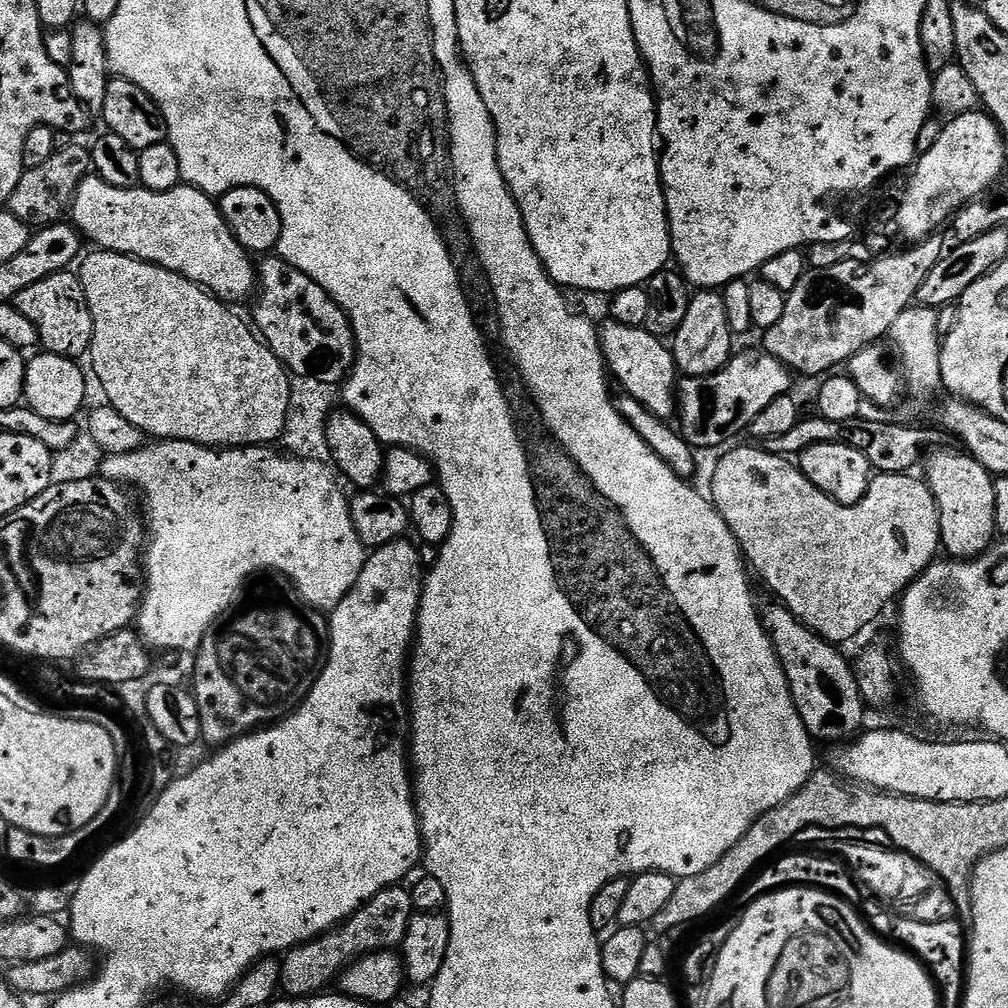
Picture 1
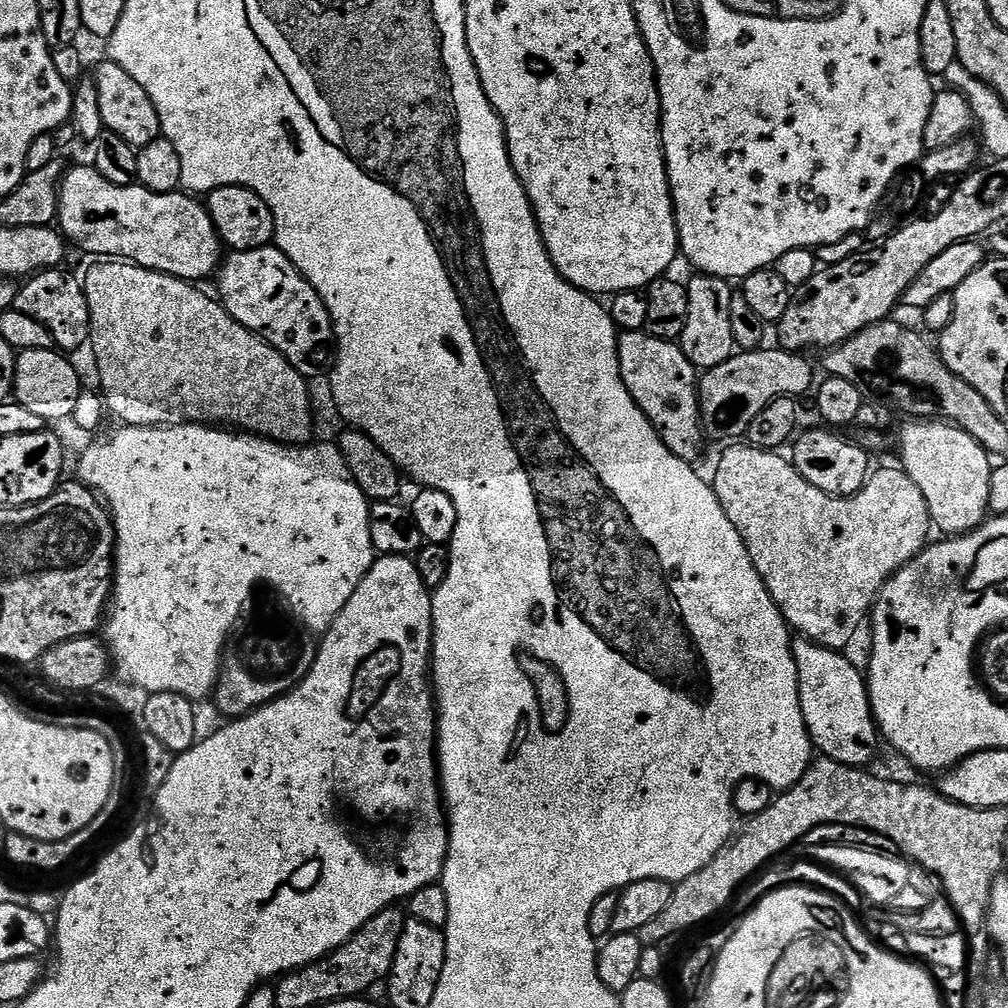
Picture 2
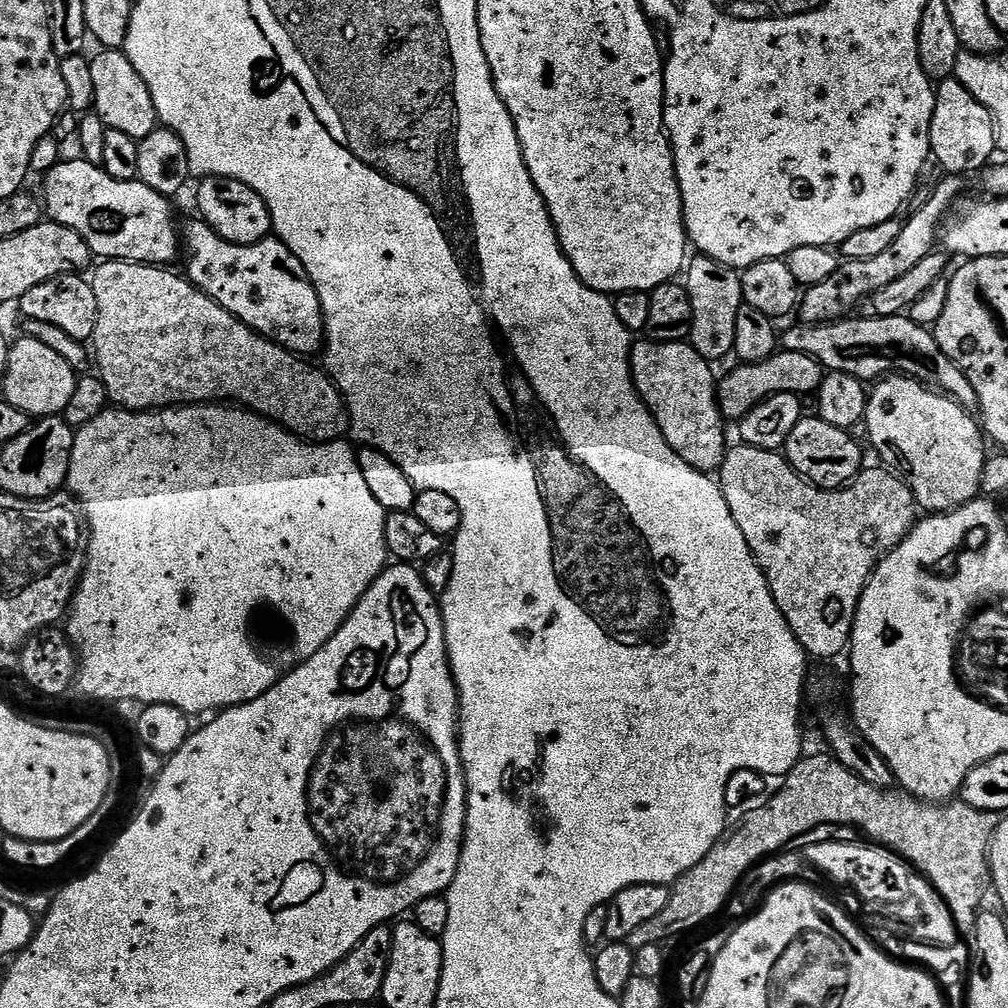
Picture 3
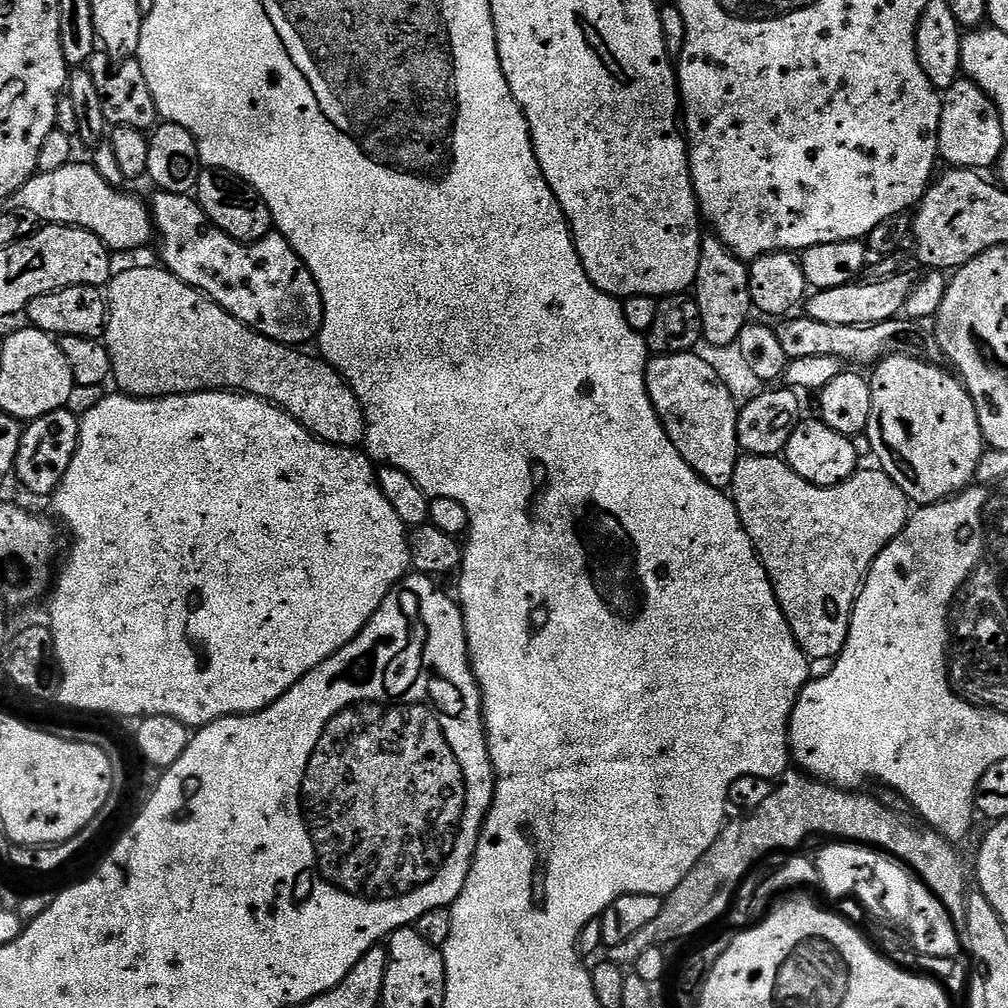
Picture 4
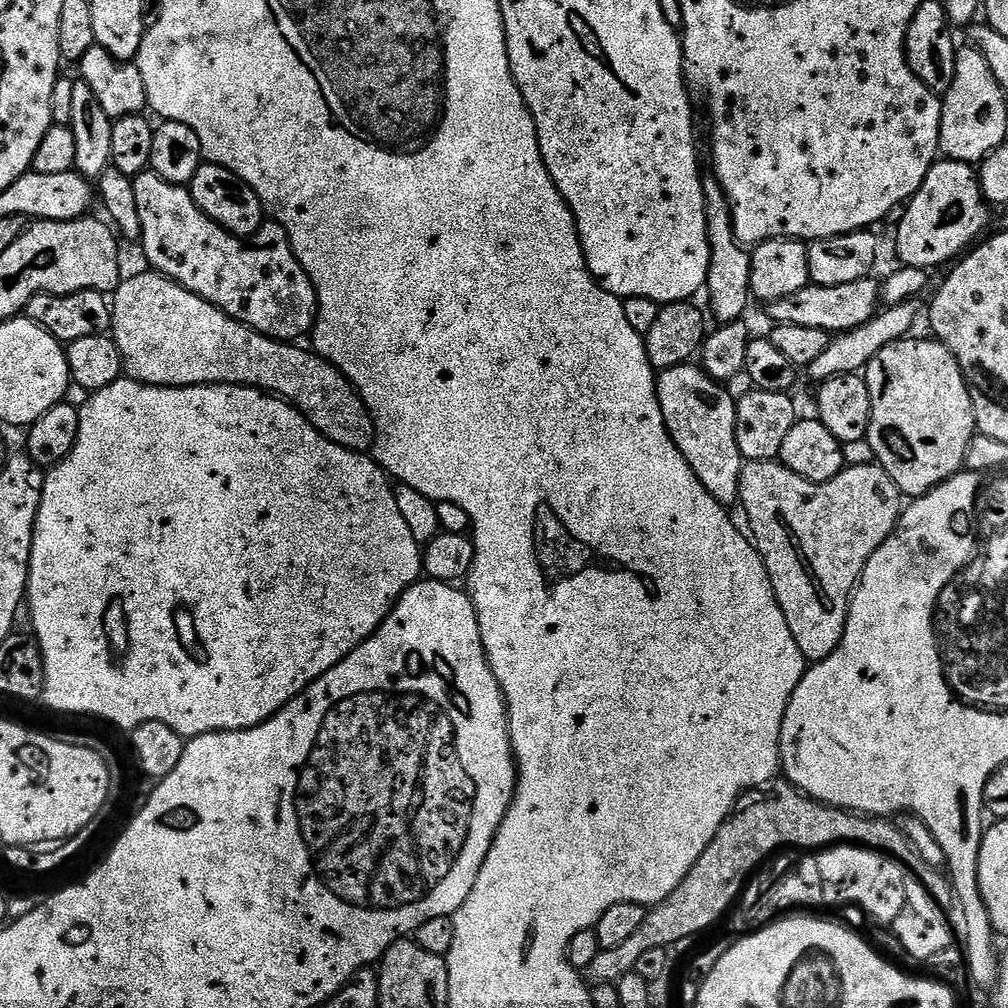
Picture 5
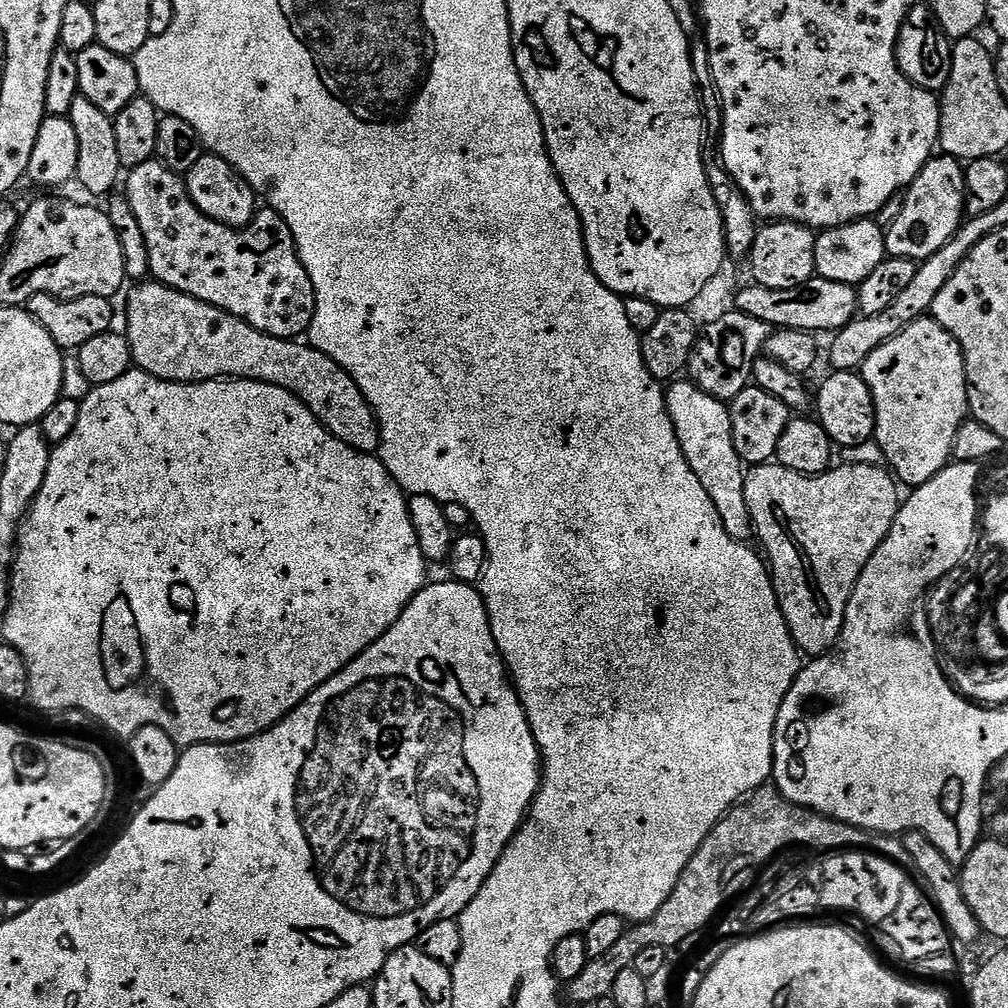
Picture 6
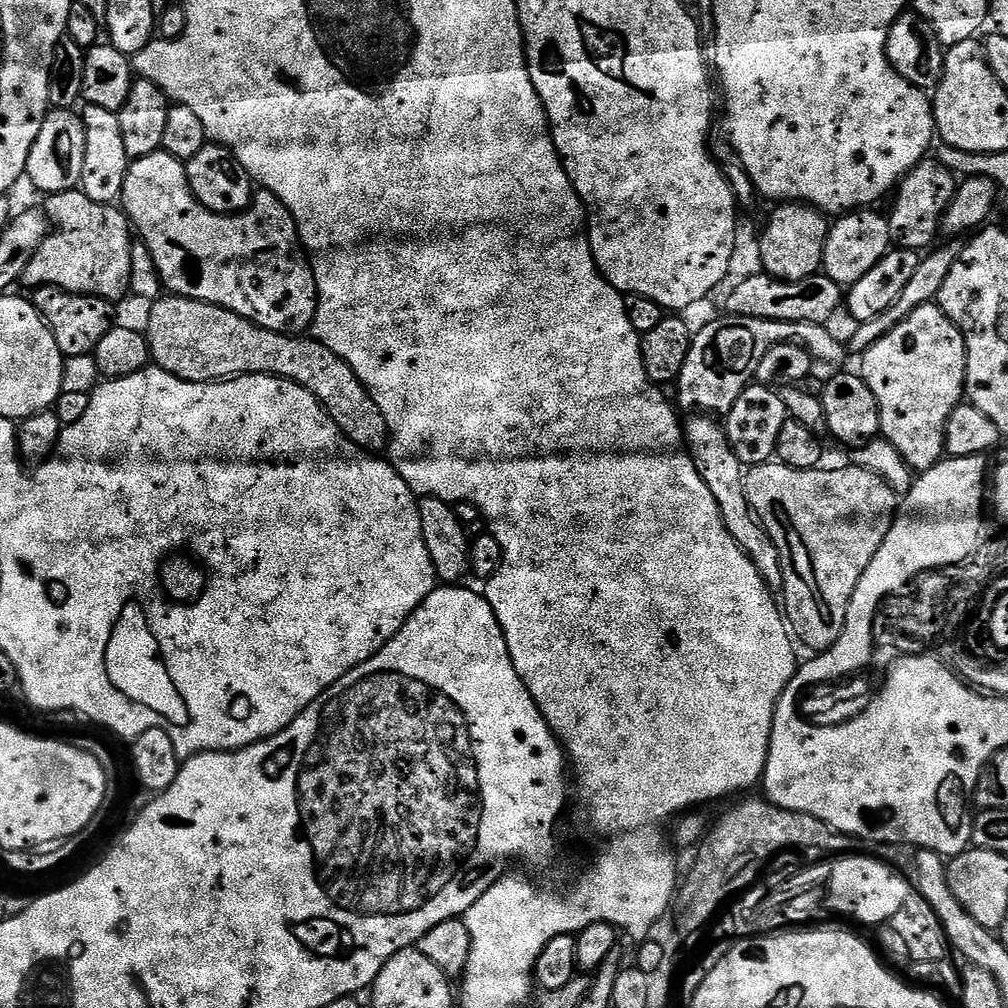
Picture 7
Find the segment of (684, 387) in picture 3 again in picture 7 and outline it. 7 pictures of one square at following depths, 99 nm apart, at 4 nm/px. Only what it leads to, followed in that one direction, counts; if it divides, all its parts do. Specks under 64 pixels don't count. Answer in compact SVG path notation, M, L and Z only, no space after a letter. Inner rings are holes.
M692 414L687 419L683 430L688 455L692 457L698 474L702 474L702 482L706 482L706 490L710 490L710 494L714 494L714 502L718 502L720 517L726 530L730 530L730 538L734 538L734 542L746 554L746 558L750 558L750 562L763 578L764 585L773 594L783 593L784 575L782 574L778 546L772 544L770 534L756 519L752 507L748 505L744 489L745 465L741 464L734 454L734 450L729 446L728 437L725 436L723 427L711 415Z

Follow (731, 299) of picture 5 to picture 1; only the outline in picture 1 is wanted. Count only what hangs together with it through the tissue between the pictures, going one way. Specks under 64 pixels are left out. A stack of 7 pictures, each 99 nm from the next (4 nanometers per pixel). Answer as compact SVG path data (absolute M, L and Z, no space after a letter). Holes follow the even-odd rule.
M700 290L689 299L686 318L682 318L682 326L671 337L670 347L677 369L684 376L709 376L732 359L732 340L734 334L726 322L723 295L716 290Z

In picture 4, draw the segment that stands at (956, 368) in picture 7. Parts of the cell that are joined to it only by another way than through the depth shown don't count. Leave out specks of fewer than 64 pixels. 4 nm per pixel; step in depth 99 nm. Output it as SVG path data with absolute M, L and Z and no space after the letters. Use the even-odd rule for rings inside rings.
M885 356L871 369L870 422L867 435L879 471L885 472L913 505L936 504L964 491L976 479L978 462L986 450L978 414L970 394L951 371L943 372L924 358Z

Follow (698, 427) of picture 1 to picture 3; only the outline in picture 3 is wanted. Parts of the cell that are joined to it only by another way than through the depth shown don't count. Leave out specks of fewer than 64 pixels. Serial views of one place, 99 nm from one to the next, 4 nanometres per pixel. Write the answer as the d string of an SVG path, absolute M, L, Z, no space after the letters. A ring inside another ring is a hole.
M777 351L769 360L757 364L741 363L728 377L718 384L718 399L720 412L725 421L739 422L754 406L758 406L766 398L783 392L793 392L795 396L803 397L804 392L815 393L825 378L826 370L814 358L797 352Z

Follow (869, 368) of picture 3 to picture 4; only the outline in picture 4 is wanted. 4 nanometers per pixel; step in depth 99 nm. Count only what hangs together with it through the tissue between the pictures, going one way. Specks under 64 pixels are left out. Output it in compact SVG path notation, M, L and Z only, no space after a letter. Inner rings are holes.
M792 314L781 319L775 325L778 334L778 346L788 355L789 360L798 358L838 358L845 365L875 366L885 356L927 357L928 348L924 345L924 336L917 325L907 318L887 320L881 324L872 324L869 328L854 326L830 326L830 322L814 322L807 314Z

